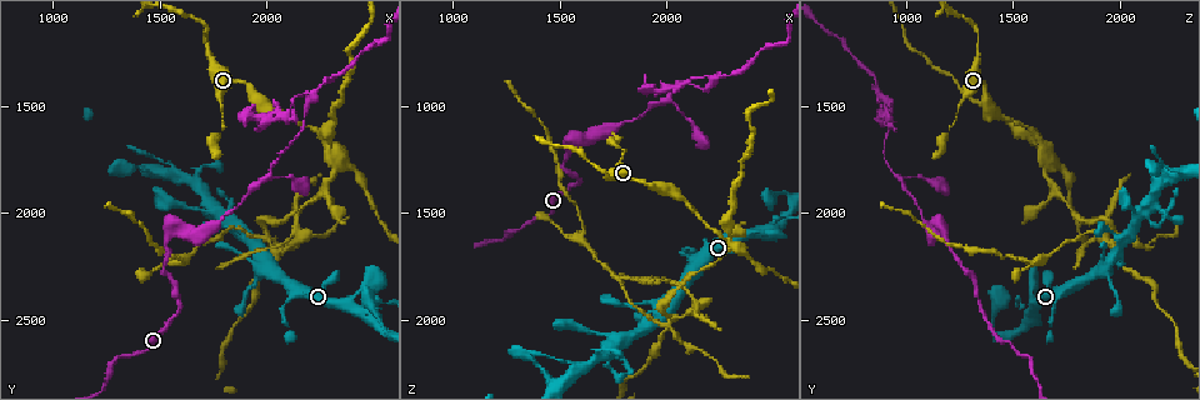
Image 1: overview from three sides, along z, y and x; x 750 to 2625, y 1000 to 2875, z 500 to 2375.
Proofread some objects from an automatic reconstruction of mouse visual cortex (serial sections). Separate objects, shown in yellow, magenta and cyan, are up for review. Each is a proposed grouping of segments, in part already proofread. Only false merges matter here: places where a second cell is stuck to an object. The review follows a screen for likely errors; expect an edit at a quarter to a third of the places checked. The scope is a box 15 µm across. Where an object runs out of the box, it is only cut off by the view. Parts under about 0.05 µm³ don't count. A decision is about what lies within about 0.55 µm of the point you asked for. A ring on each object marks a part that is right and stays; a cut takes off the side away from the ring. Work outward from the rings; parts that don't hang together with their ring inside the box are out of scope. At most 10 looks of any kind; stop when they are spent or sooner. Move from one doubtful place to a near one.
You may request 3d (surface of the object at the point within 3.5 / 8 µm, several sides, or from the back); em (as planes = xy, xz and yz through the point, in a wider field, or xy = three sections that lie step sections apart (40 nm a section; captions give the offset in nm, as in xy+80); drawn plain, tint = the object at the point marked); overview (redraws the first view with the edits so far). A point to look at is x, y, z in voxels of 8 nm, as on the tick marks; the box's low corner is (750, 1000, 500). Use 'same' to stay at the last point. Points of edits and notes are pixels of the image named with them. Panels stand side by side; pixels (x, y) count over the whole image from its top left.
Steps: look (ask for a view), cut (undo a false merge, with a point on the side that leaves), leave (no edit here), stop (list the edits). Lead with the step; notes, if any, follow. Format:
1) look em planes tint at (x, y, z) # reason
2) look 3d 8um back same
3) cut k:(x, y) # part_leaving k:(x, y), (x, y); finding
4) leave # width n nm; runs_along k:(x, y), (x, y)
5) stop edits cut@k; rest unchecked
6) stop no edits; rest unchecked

look 3d 3.5um at (1730, 1270, 1340)

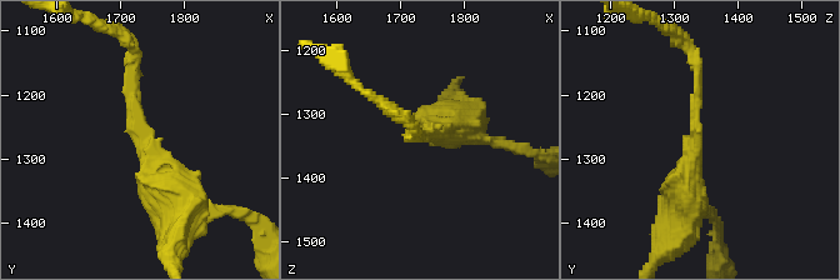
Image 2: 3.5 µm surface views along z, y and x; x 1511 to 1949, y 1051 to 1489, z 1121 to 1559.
look em planes tint at (1740, 1265, 1335) # arm_widths 150, 450 nm

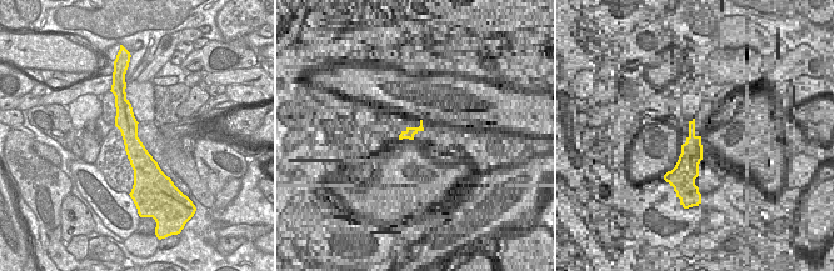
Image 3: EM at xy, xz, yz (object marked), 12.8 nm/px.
look em xy step 3 tint same

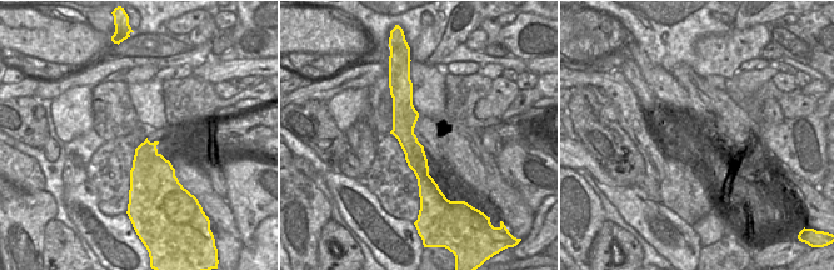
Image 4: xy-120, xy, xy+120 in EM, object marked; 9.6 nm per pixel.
leave # runs_along 2:(183, 206), (151, 176), (133, 53); one cell here

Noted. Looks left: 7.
look 3d 3.5um at (1780, 1480, 1250) # calibre changes

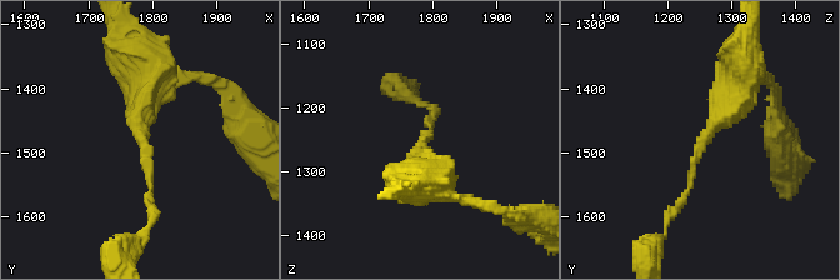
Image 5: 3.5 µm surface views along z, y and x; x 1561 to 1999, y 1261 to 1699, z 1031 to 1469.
leave # arm_widths 100, 400 nm; runs_along 5:(743, 76), (669, 218); continuous, no second cell

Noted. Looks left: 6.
look 3d 3.5um at (2490, 2440, 1560) # sharp bend

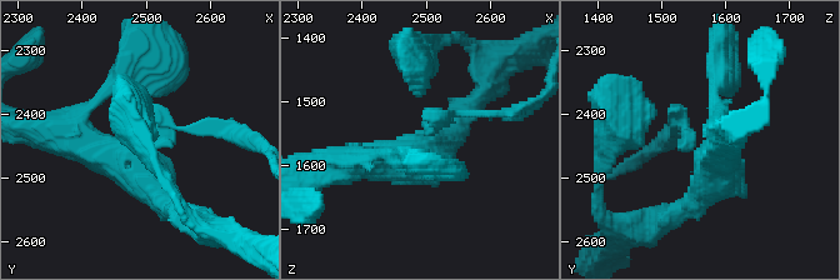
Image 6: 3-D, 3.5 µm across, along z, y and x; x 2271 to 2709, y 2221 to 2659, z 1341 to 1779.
look em xy step 5 tint at (2500, 2455, 1555) # need the tissue

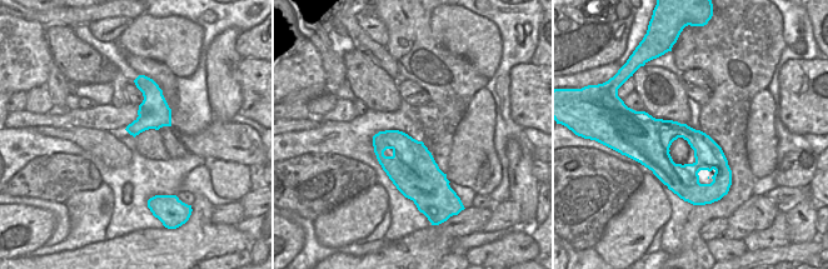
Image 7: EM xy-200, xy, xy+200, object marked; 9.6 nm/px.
leave # runs_along 7:(643, 126), (686, 131), (726, 170); all the same cell

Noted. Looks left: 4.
look 3d 3.5um at (2330, 1750, 1670) # sudden change in width

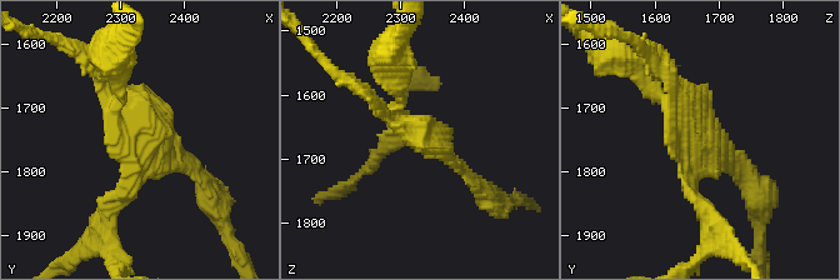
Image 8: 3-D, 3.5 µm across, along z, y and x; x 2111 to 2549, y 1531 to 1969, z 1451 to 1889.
look em planes tint at (2335, 1745, 1660)

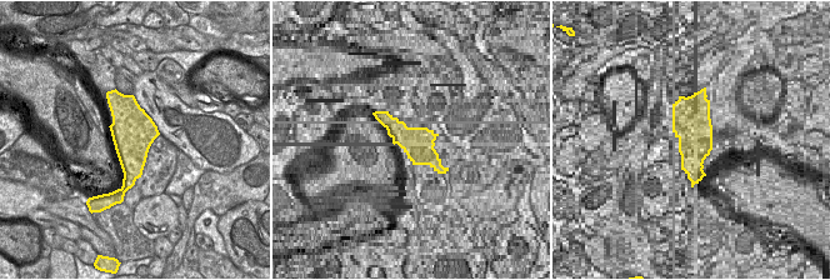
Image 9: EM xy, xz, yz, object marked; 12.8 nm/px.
look em xy step 5 tint same

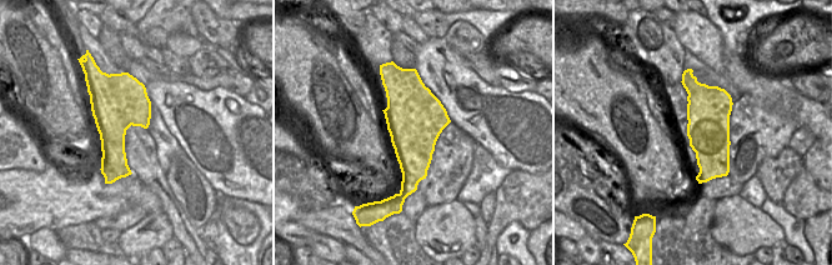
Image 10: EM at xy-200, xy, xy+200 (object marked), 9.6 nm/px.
cut 8:(110, 204) # width 550 nm; part_leaving 8:(689, 99), (685, 188), (698, 203); two cells meet here

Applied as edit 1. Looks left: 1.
stop edits cut@8; rest unchecked

